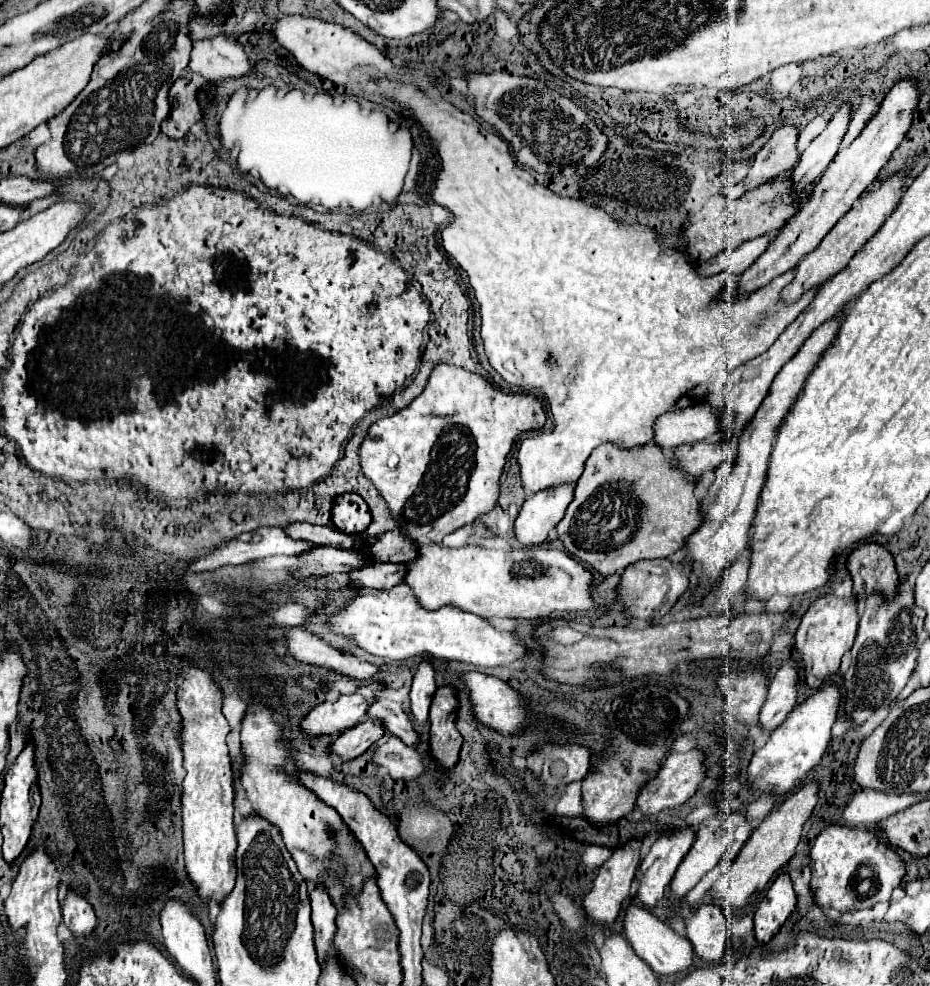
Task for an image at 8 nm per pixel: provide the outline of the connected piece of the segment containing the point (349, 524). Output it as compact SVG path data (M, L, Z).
M344 493L344 495L336 497L336 501L334 501L332 523L336 529L340 529L344 533L358 535L368 529L368 525L372 523L372 515L370 515L366 501L360 495Z

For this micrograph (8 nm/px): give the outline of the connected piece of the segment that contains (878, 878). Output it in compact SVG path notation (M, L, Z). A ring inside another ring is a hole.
M830 823L814 841L810 851L812 881L816 903L820 907L832 907L840 913L866 909L880 901L888 901L896 885L904 877L904 861L890 843L880 839L874 831L860 827L844 827Z

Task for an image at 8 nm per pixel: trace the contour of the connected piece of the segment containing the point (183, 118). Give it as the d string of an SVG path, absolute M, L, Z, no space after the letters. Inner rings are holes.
M186 73L170 89L172 109L170 115L162 121L162 133L166 133L172 139L182 139L188 135L190 127L196 123L196 107L198 107L198 121L204 119L204 113L196 99L196 85L198 89L212 87L212 83L202 75Z

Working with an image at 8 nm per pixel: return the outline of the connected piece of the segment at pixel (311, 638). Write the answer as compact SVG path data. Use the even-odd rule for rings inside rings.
M304 627L288 629L286 637L288 649L298 661L322 665L354 679L372 679L378 673L376 665L360 663L352 653L326 645L318 635L306 633Z

